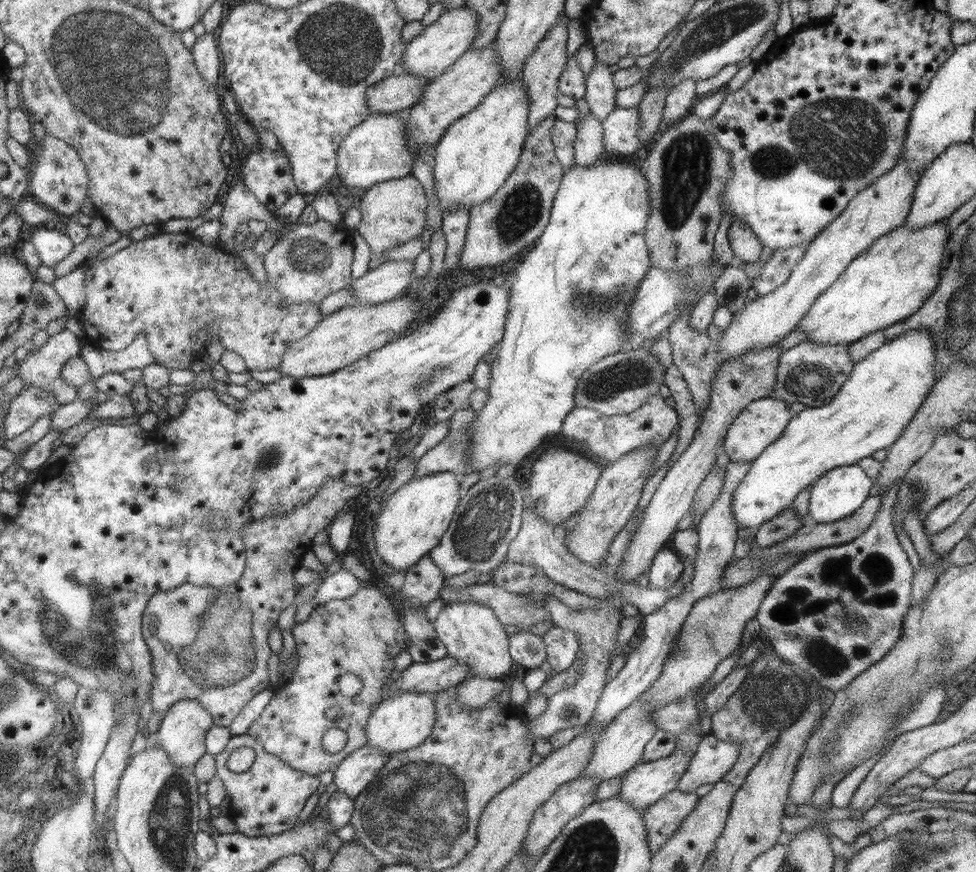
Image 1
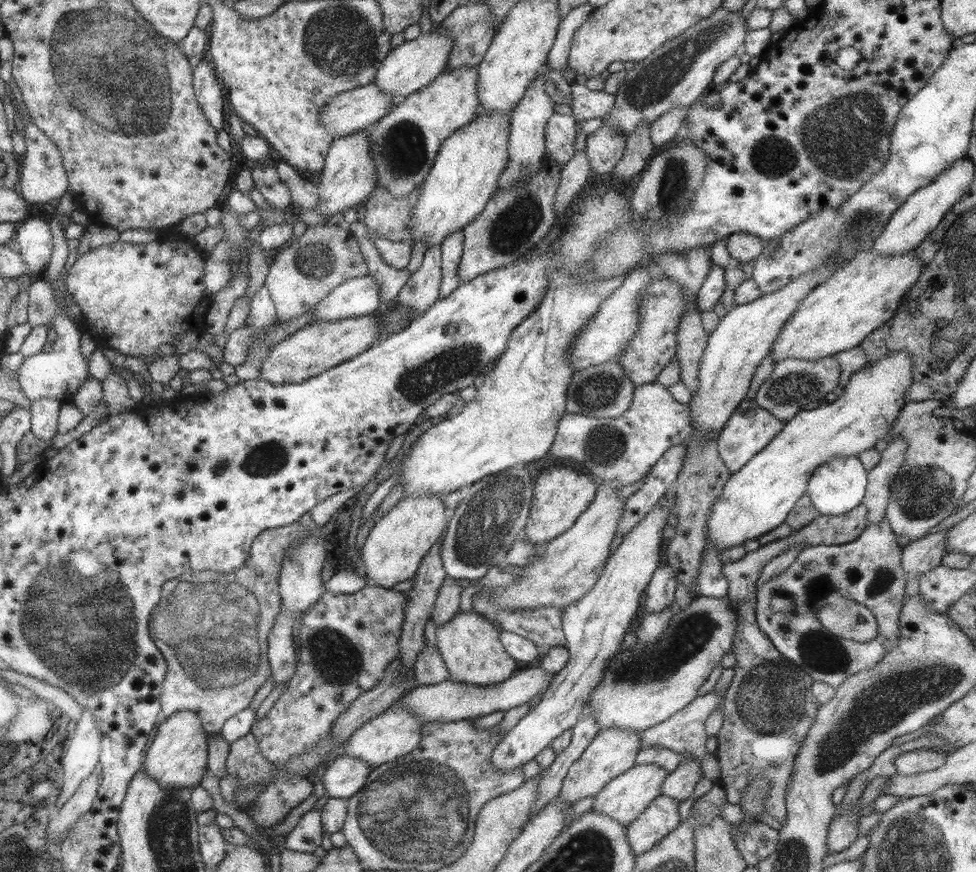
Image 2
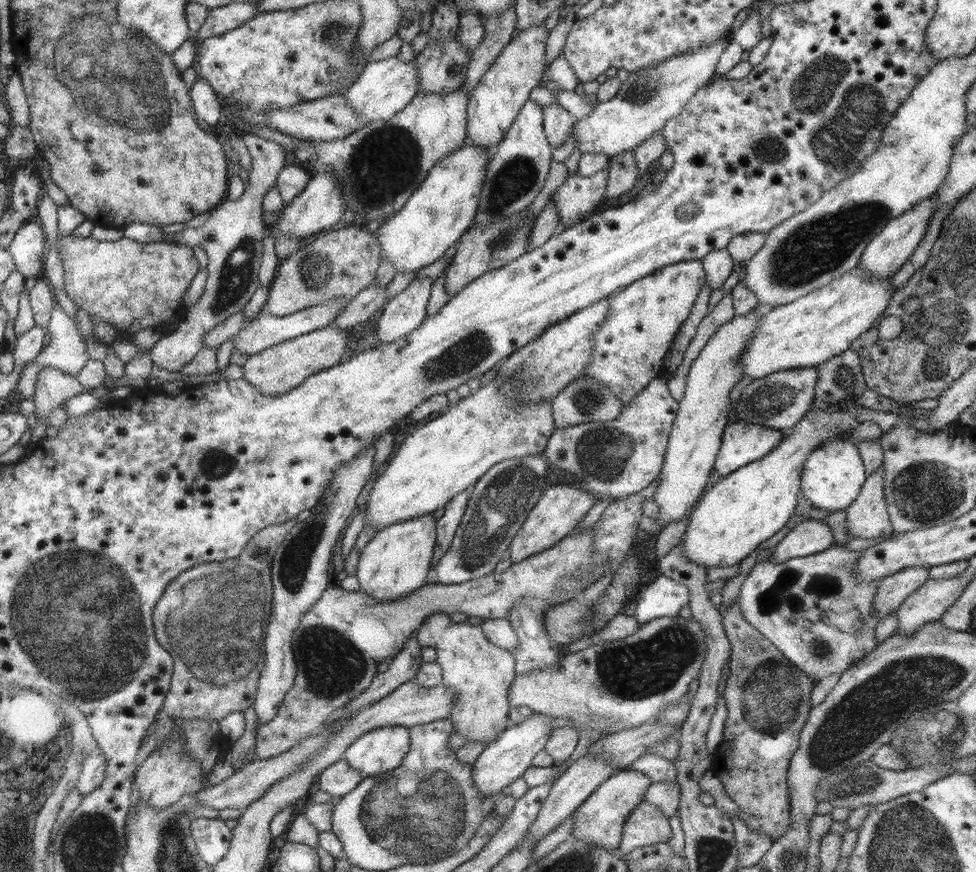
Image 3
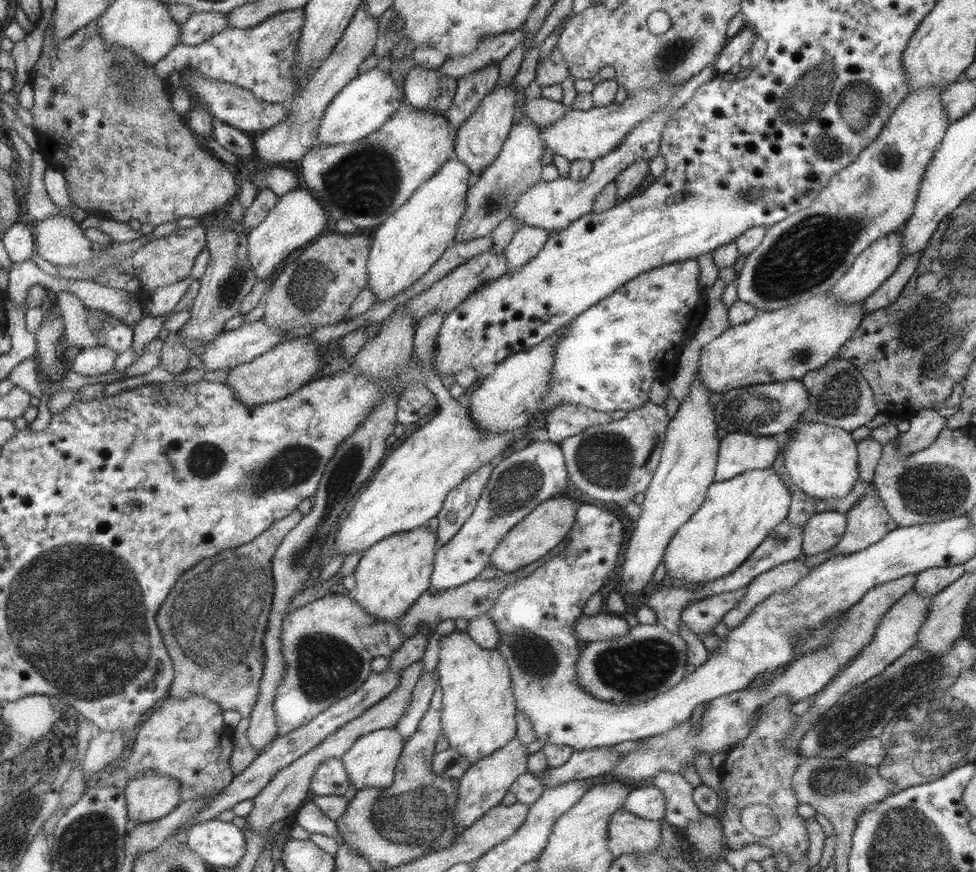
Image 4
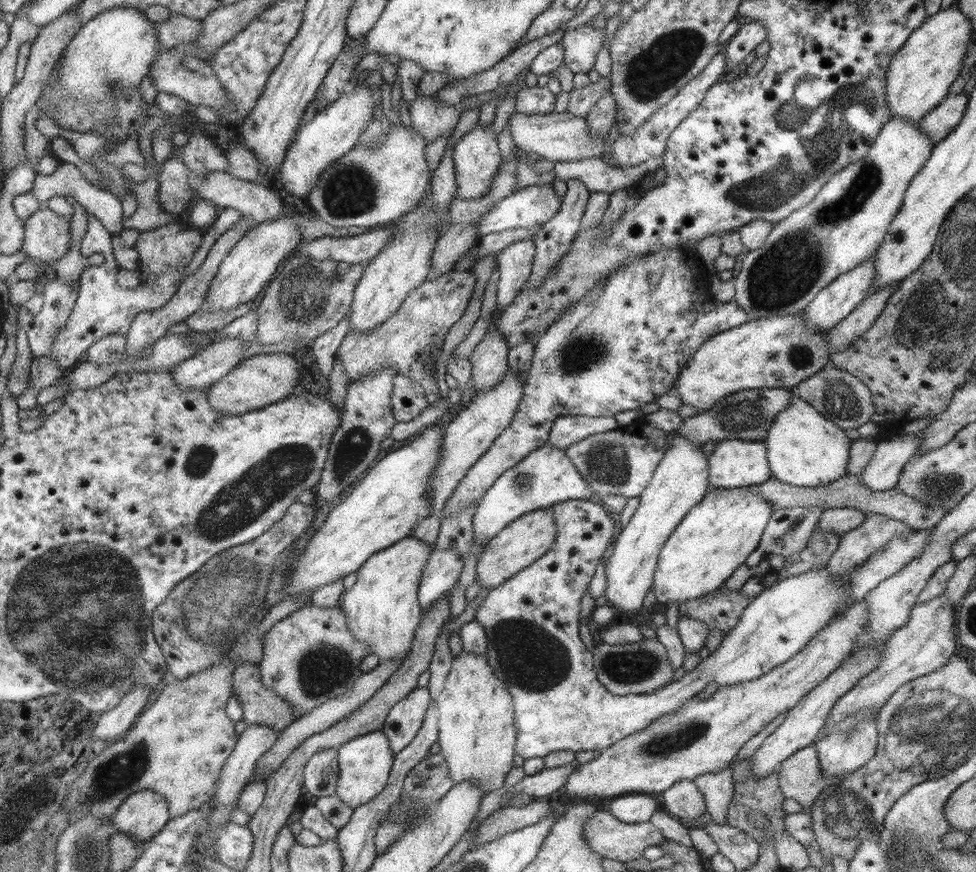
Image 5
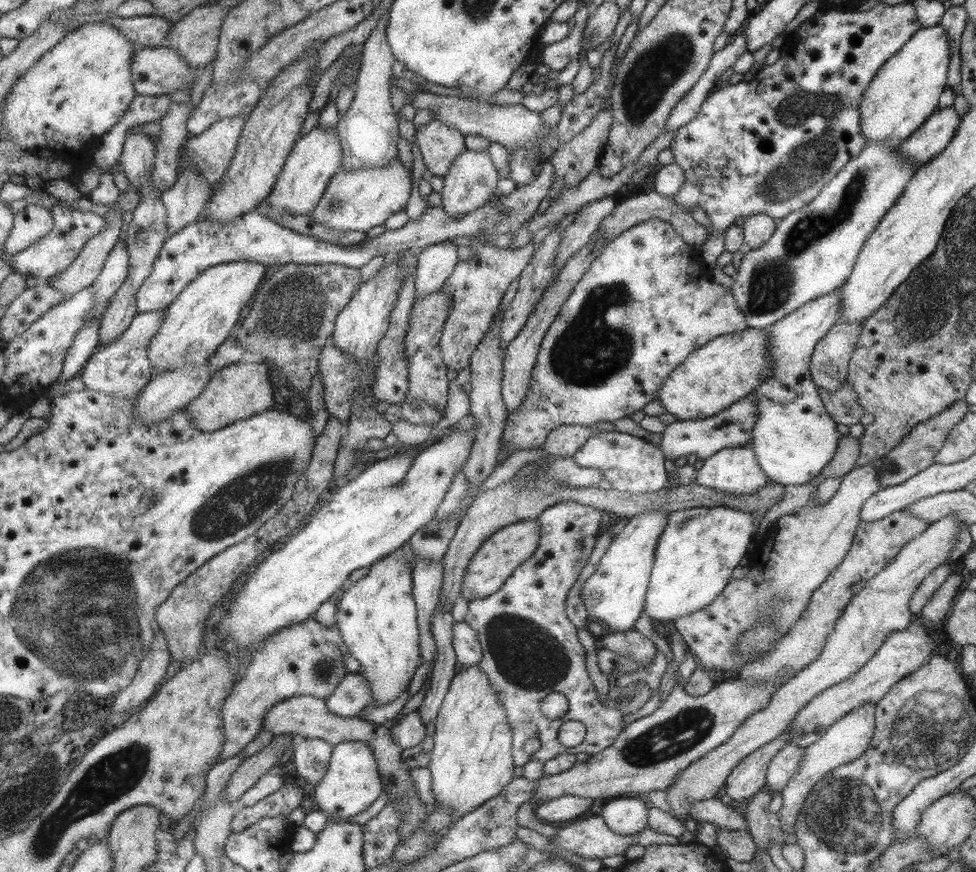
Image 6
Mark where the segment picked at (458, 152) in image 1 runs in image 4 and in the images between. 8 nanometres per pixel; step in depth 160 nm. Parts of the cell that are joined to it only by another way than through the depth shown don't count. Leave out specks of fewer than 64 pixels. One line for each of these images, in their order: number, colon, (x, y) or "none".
2: (459, 183)
3: (442, 207)
4: (405, 245)

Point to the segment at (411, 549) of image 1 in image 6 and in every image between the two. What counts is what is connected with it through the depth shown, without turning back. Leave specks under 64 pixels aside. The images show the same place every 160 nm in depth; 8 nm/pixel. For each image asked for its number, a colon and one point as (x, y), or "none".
2: (393, 549)
3: (395, 562)
4: (390, 575)
5: (382, 610)
6: (376, 617)

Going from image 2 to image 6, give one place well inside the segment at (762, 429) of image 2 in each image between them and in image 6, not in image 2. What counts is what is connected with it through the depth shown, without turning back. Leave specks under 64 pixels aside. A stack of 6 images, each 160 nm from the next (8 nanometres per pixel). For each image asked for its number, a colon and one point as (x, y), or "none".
3: (741, 442)
4: (737, 452)
5: (734, 463)
6: (734, 470)

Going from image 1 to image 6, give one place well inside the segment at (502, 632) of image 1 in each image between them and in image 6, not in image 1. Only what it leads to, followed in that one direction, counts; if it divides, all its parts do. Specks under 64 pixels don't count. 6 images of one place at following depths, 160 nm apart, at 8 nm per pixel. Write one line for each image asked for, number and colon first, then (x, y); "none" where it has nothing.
2: (470, 646)
3: (478, 674)
4: (478, 706)
5: (476, 729)
6: (471, 761)

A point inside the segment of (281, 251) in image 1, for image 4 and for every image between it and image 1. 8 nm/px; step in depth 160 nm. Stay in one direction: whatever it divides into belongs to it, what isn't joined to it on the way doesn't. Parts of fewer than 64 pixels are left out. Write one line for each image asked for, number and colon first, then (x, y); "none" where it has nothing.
2: (307, 268)
3: (340, 263)
4: (318, 286)

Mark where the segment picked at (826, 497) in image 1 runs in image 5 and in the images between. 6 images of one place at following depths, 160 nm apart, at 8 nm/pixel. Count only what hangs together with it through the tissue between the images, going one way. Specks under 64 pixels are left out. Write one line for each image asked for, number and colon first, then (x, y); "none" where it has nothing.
2: (835, 487)
3: (831, 477)
4: (821, 460)
5: (803, 449)

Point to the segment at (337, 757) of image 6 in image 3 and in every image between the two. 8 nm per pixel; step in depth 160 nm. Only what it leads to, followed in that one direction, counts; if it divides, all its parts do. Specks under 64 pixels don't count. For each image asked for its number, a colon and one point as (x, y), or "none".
3: (382, 749)
4: (370, 761)
5: (364, 762)

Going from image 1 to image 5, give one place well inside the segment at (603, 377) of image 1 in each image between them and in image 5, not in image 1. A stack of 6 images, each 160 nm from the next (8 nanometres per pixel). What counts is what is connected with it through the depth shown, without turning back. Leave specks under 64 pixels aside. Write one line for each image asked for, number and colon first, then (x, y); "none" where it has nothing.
2: (603, 391)
3: (584, 399)
4: (565, 420)
5: (565, 430)

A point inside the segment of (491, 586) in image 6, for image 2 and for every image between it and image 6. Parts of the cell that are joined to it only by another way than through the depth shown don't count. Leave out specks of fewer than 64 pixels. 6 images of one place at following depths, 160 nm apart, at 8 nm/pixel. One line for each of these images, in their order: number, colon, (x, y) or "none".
2: (560, 493)
3: (555, 514)
4: (548, 524)
5: (519, 544)

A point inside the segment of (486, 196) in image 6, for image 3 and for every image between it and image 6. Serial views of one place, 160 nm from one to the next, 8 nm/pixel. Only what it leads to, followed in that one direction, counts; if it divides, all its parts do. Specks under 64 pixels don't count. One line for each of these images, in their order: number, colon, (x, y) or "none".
3: (504, 87)
4: (478, 140)
5: (476, 157)

